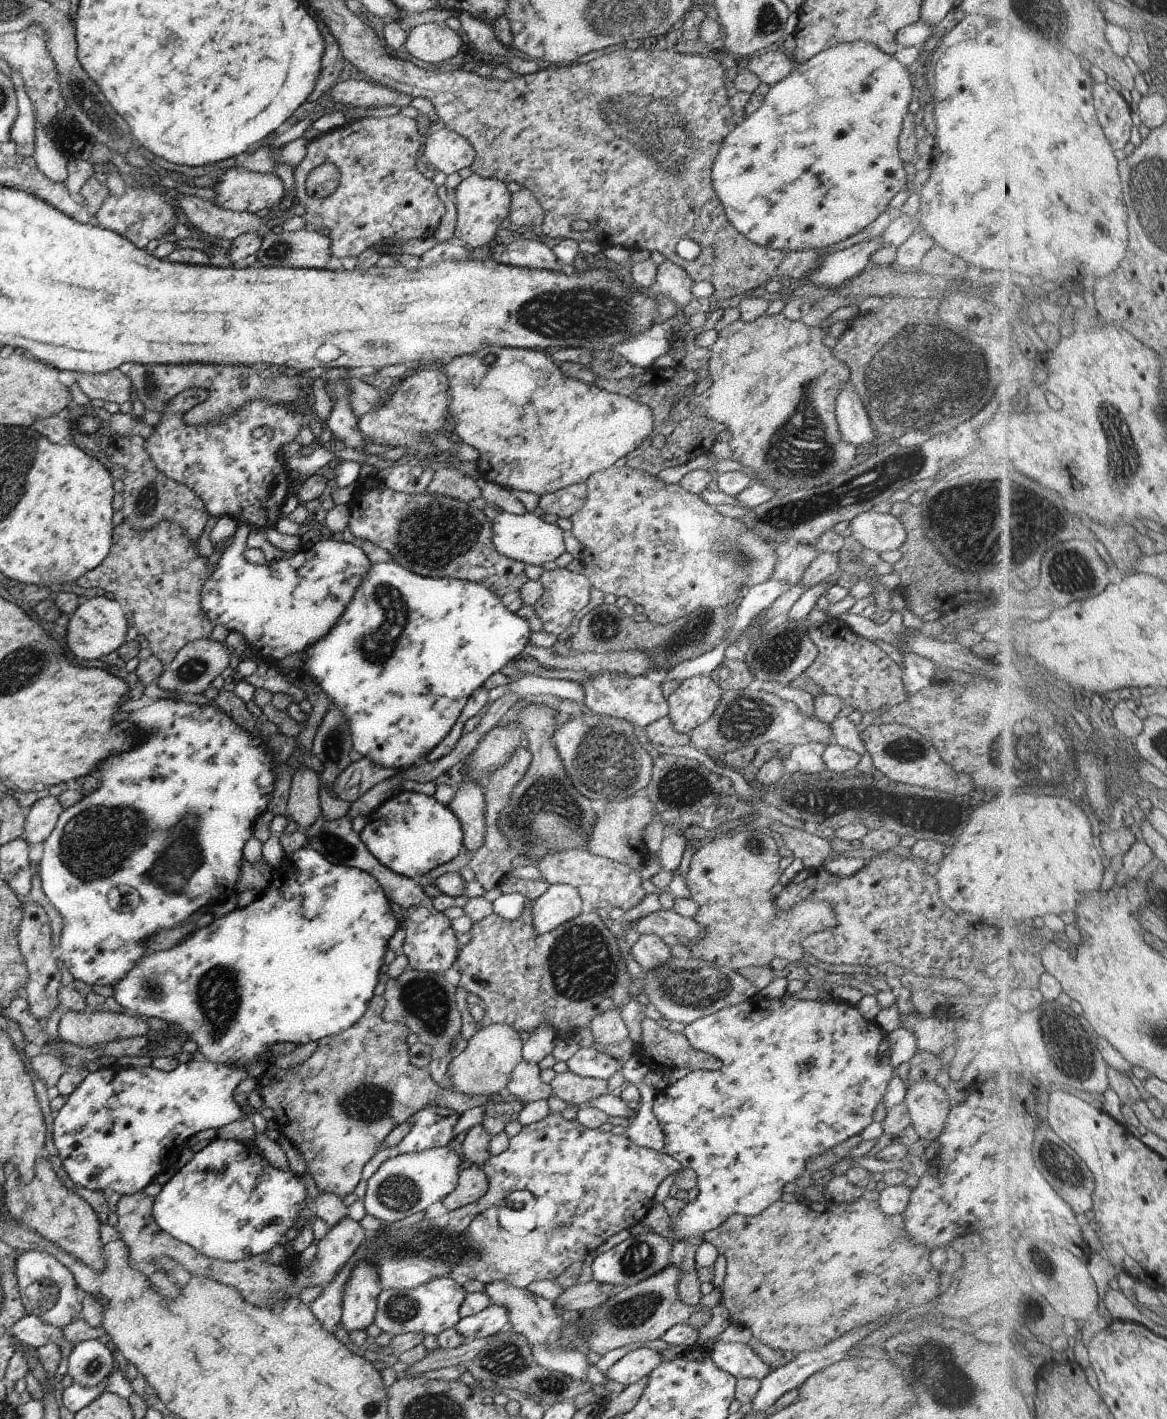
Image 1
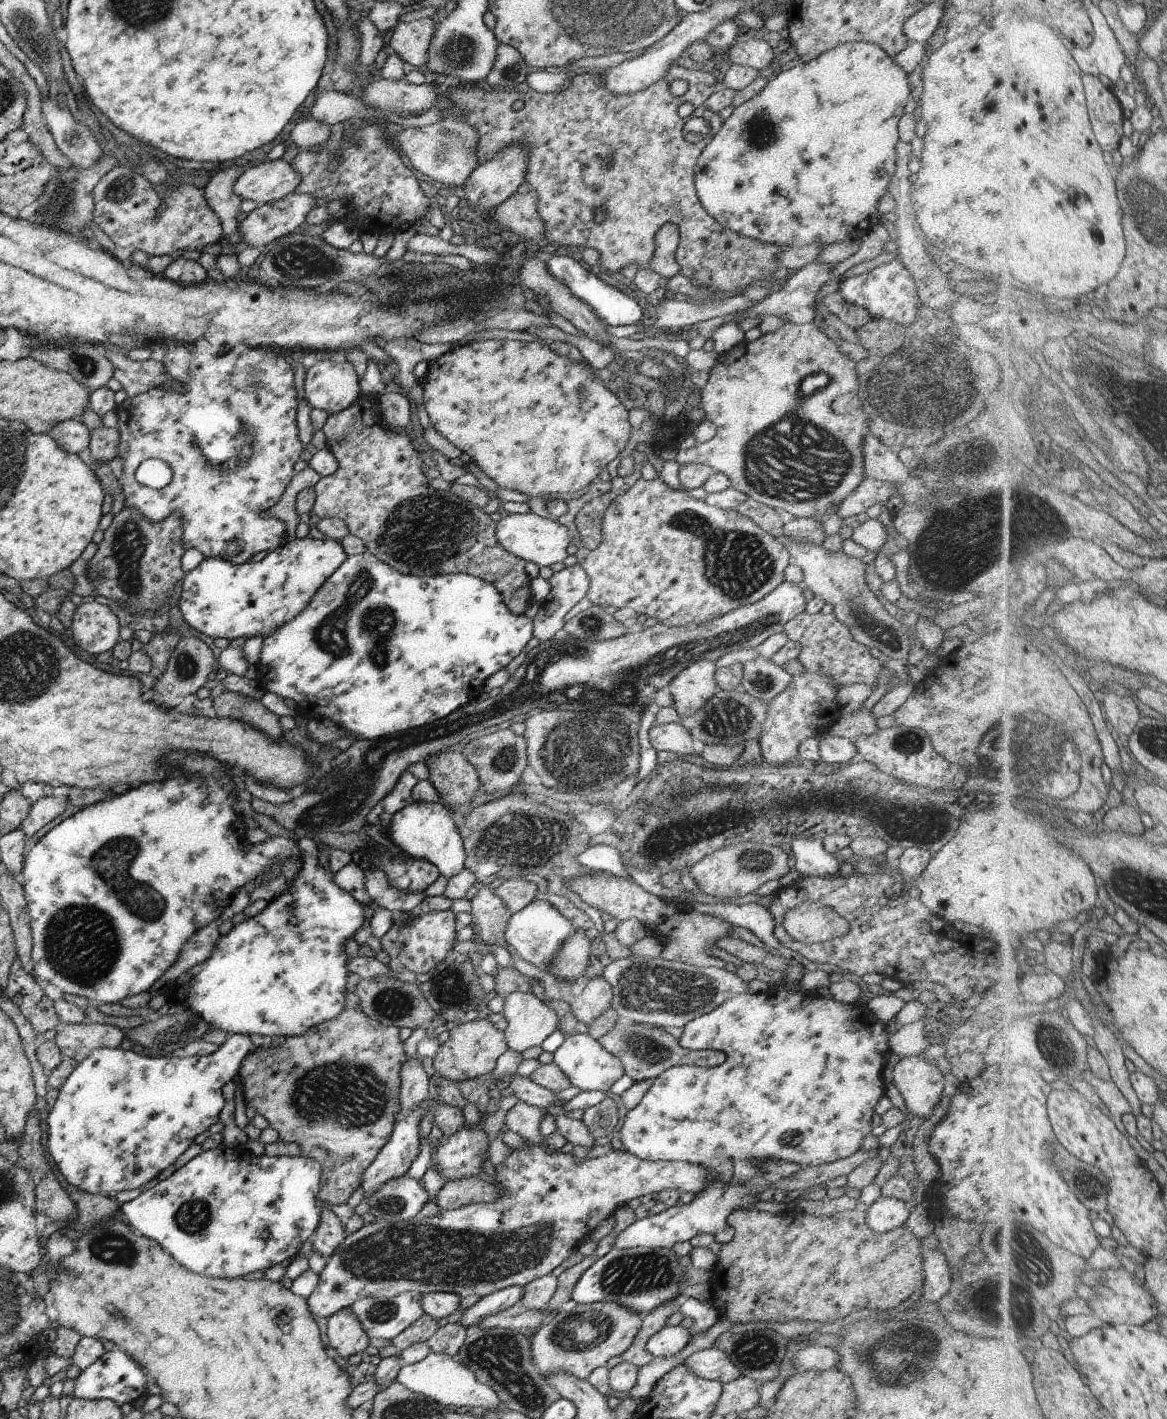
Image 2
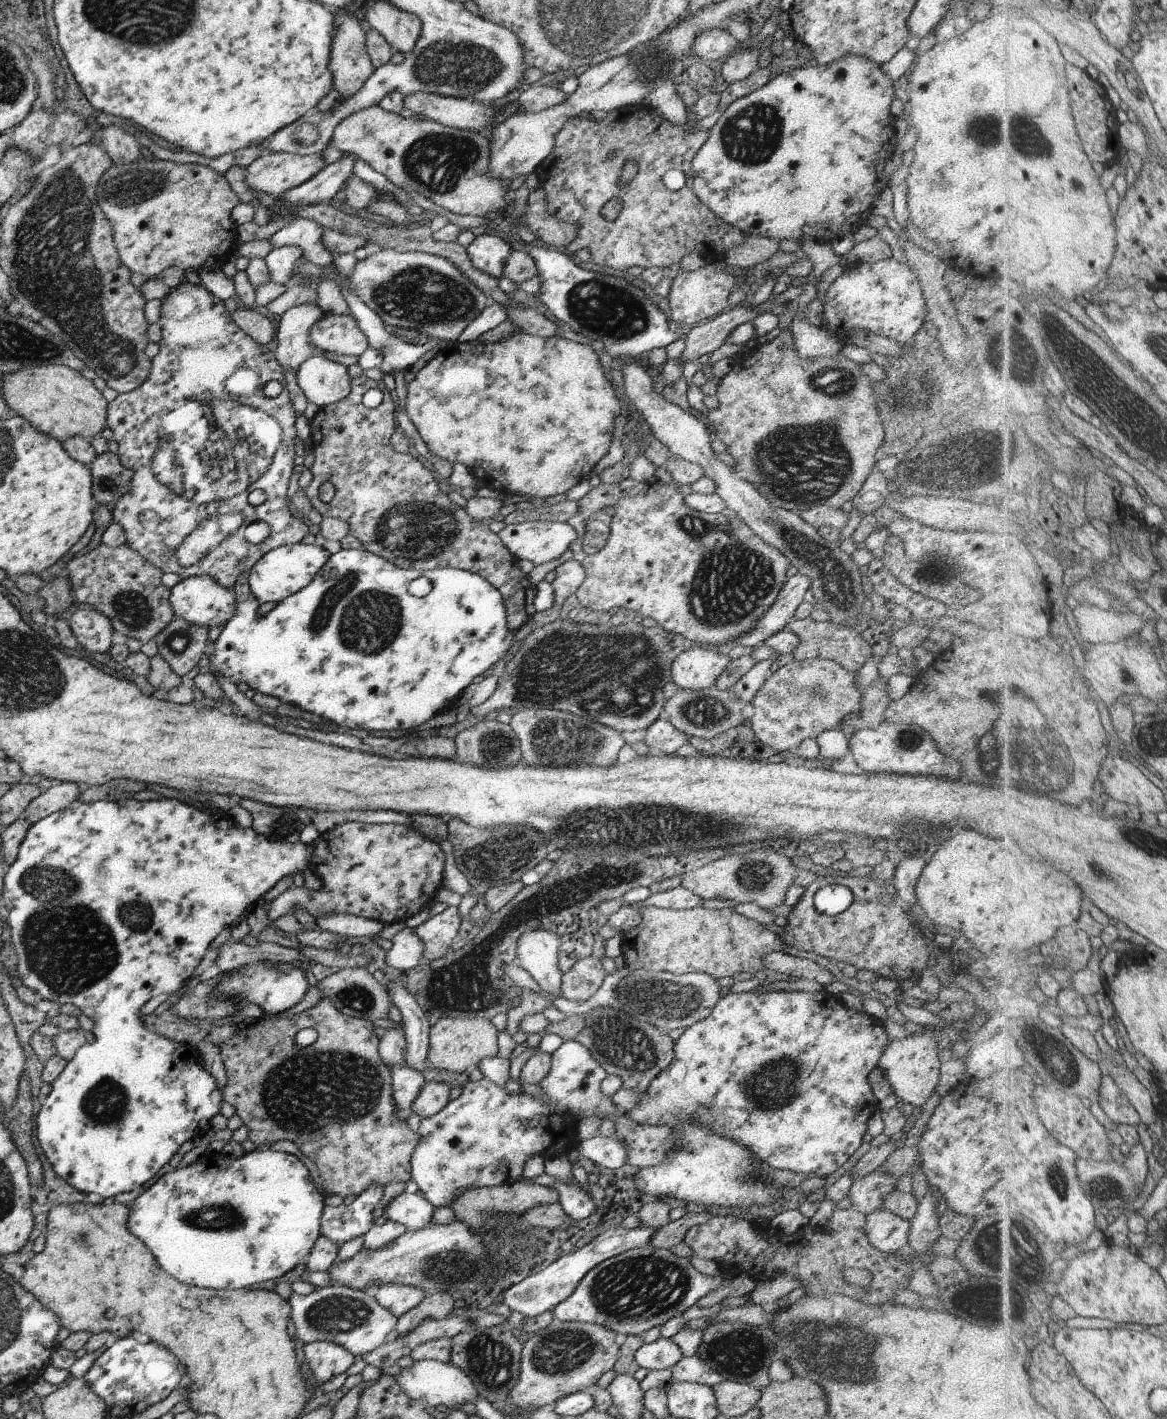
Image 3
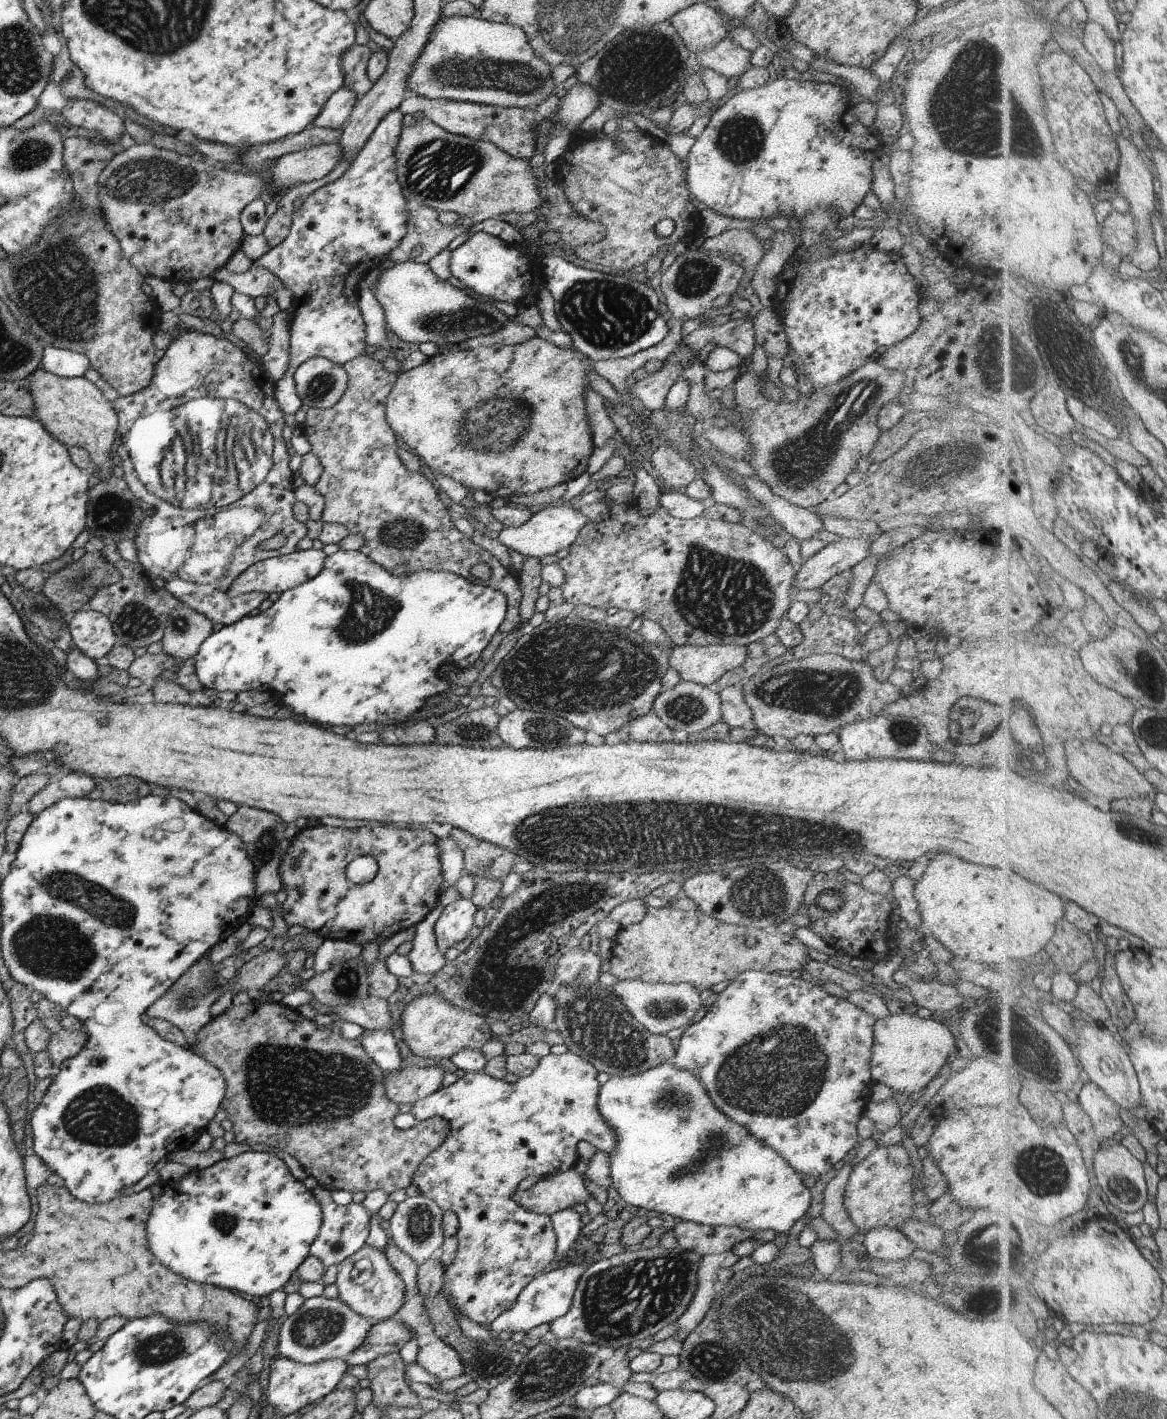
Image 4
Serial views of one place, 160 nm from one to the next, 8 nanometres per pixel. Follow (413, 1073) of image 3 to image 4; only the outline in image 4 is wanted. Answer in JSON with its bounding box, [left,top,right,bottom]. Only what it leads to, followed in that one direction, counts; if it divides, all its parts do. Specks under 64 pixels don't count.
[355,1030,403,1073]

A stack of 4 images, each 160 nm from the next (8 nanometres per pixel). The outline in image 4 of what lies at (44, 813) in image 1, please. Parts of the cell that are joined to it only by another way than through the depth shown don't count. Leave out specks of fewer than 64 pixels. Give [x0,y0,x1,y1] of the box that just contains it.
[25,774,96,816]

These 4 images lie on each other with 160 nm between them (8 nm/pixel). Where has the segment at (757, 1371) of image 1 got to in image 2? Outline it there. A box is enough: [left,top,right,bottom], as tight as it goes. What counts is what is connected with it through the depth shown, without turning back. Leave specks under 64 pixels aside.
[681,1347,741,1385]

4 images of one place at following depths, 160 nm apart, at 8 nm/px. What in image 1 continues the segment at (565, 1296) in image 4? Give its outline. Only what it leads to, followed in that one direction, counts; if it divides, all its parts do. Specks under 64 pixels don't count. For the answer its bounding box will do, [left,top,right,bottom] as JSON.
[454,993,894,1342]

